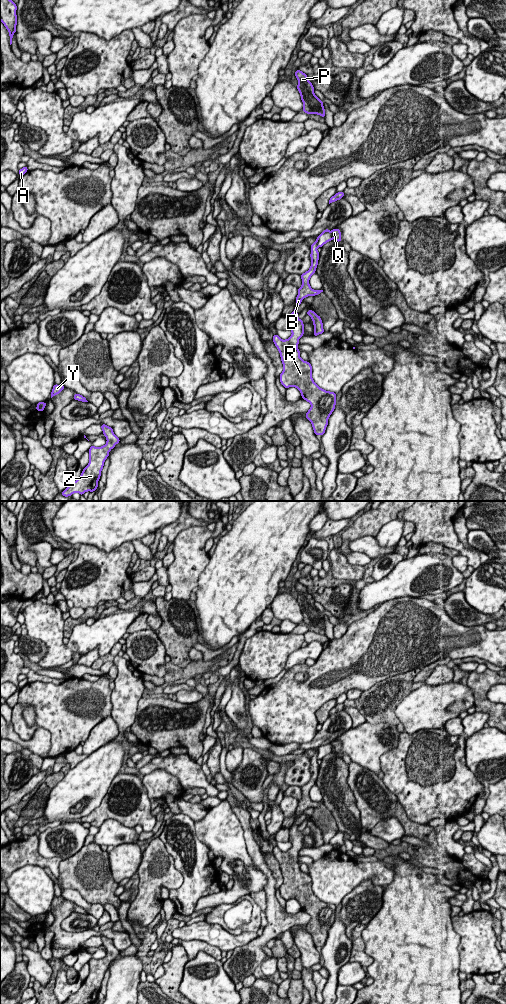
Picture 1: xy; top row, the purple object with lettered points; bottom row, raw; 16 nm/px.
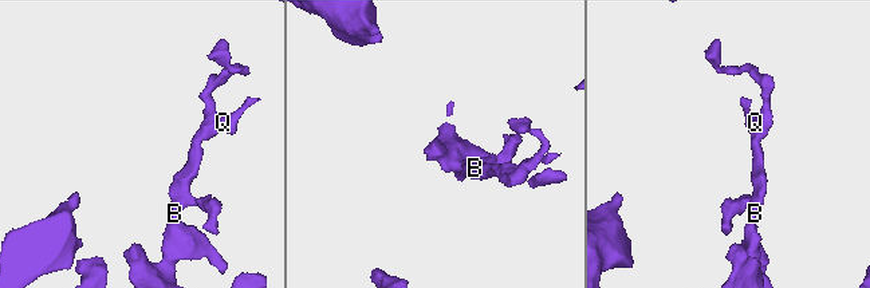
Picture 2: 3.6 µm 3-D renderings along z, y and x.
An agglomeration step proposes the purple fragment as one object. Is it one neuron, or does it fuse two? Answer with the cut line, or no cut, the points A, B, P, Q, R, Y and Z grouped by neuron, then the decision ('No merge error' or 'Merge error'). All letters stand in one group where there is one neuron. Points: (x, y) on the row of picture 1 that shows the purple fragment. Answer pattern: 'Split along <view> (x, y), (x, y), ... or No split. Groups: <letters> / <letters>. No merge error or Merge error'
Split along xy (317, 237), (316, 246). Groups: A B P R Y Z / Q. Merge error

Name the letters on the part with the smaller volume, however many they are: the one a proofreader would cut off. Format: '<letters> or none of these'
Q

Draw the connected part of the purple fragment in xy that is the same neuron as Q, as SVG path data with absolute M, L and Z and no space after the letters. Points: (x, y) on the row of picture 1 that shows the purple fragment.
M334 228L332 231L320 234L317 238L317 247L323 247L324 244L331 241L333 238L337 242L341 242L341 231L339 229Z

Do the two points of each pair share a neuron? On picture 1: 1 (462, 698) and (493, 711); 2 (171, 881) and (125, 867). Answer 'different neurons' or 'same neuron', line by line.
1: different neurons
2: different neurons

